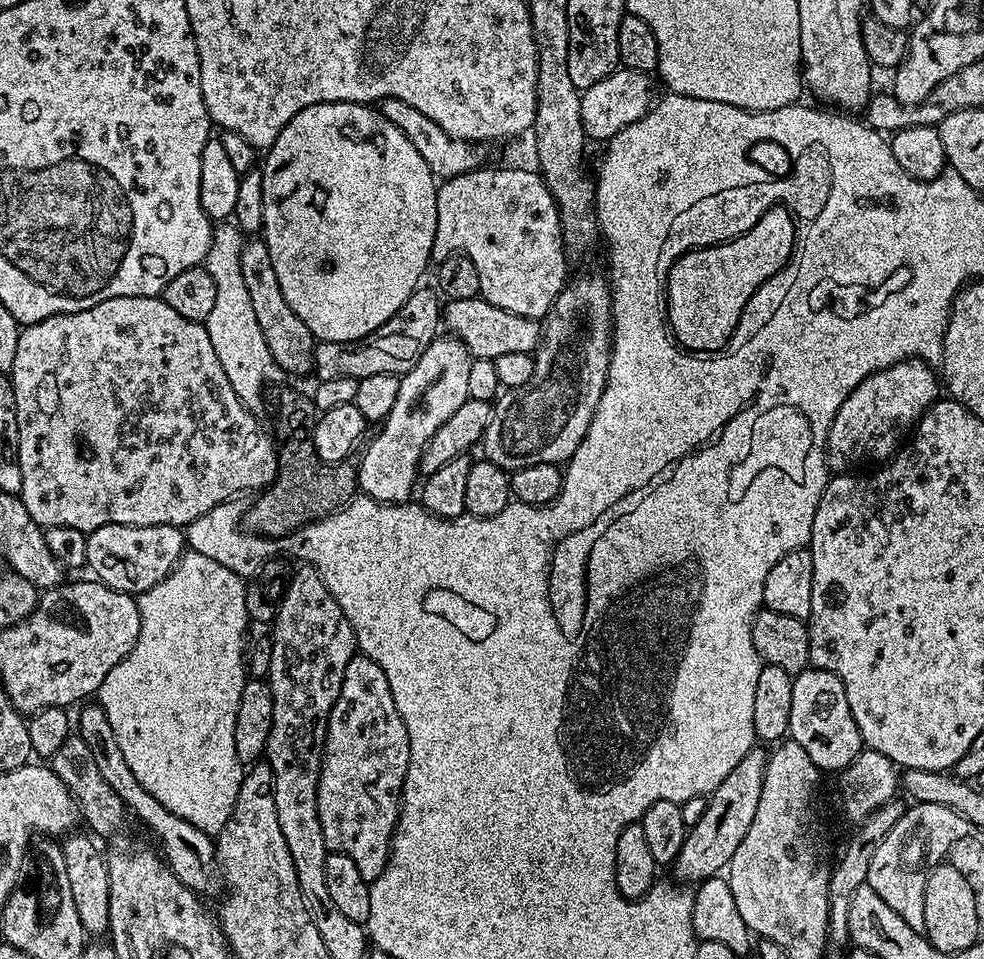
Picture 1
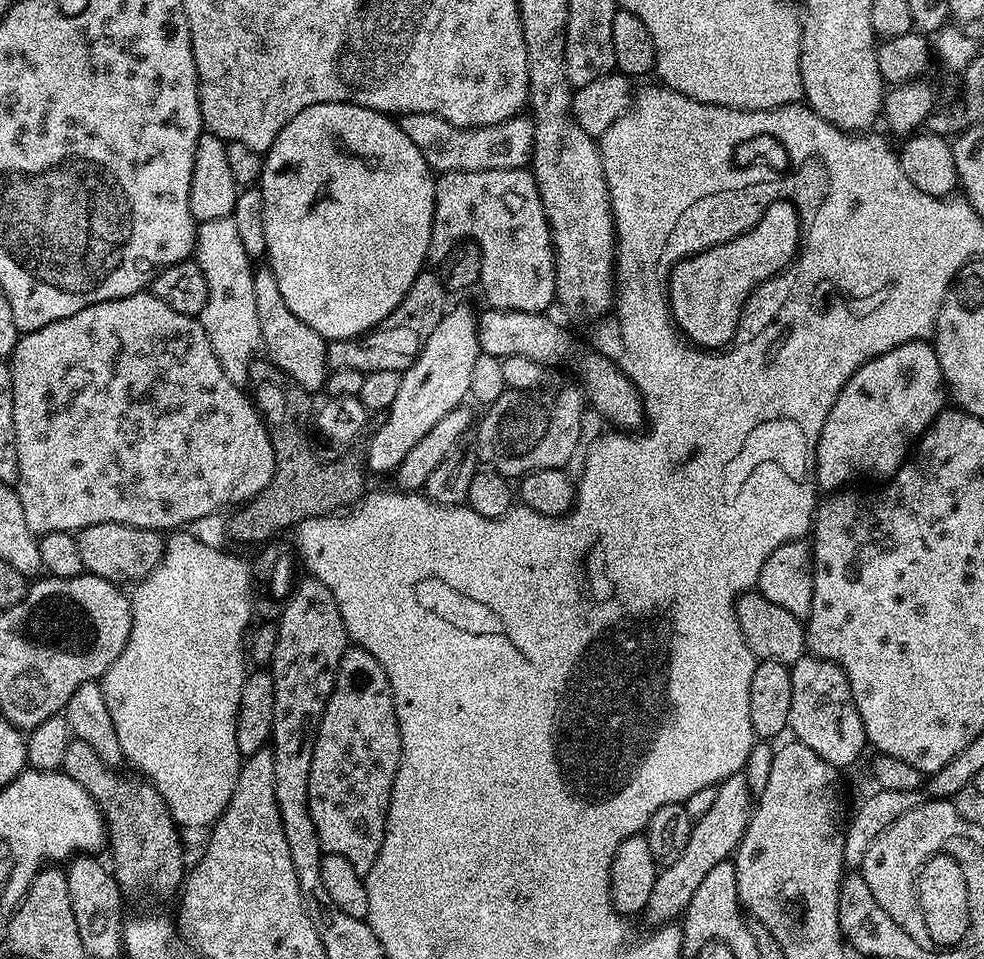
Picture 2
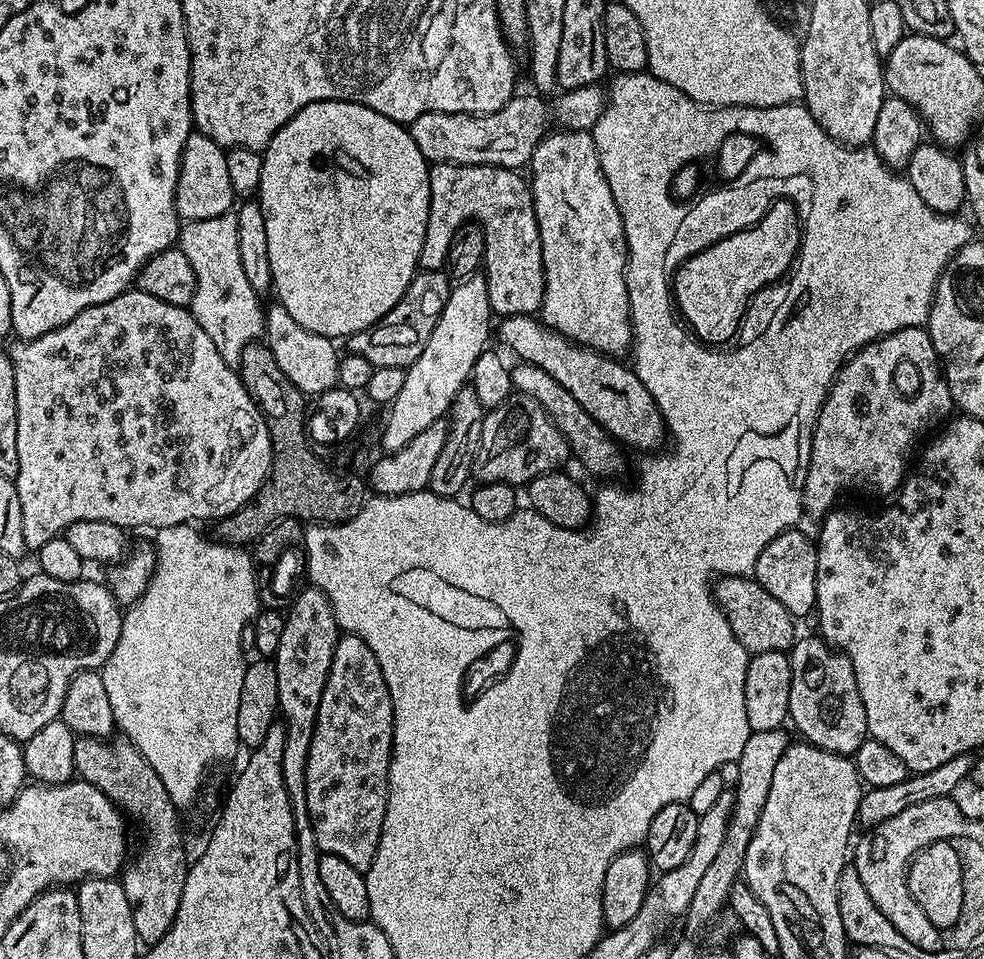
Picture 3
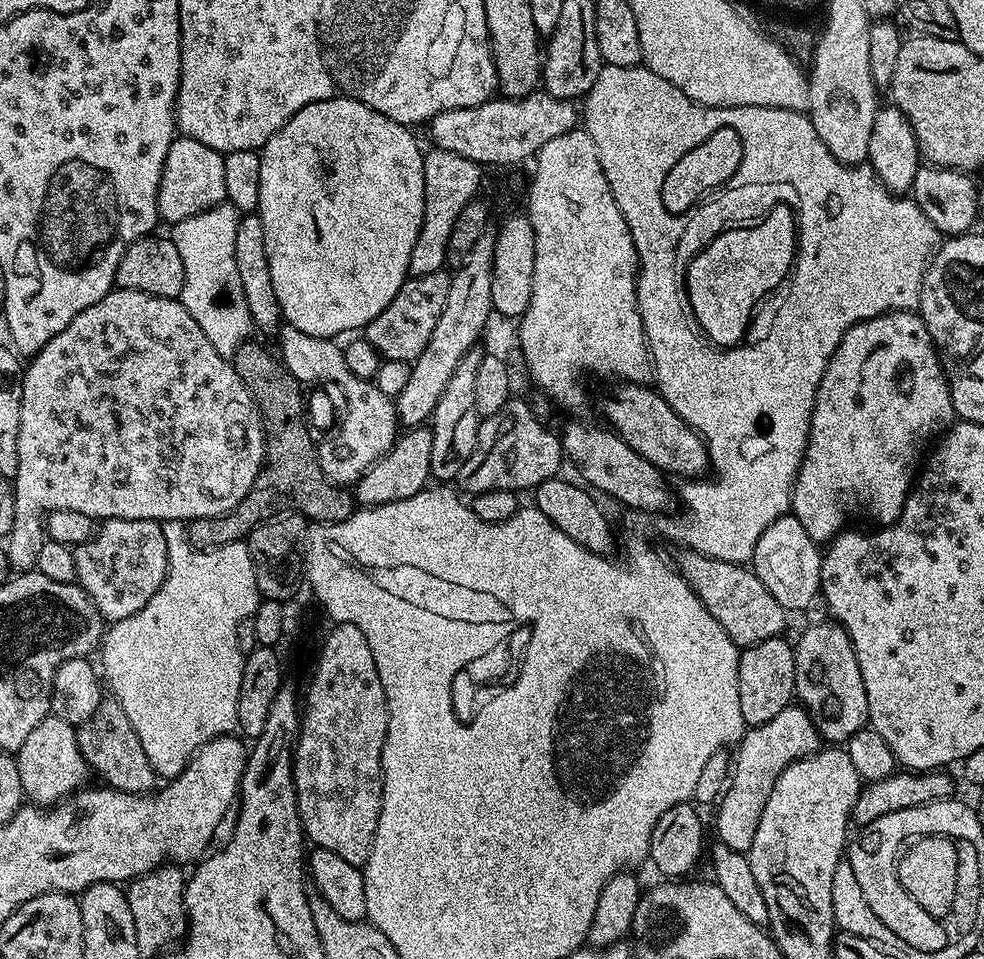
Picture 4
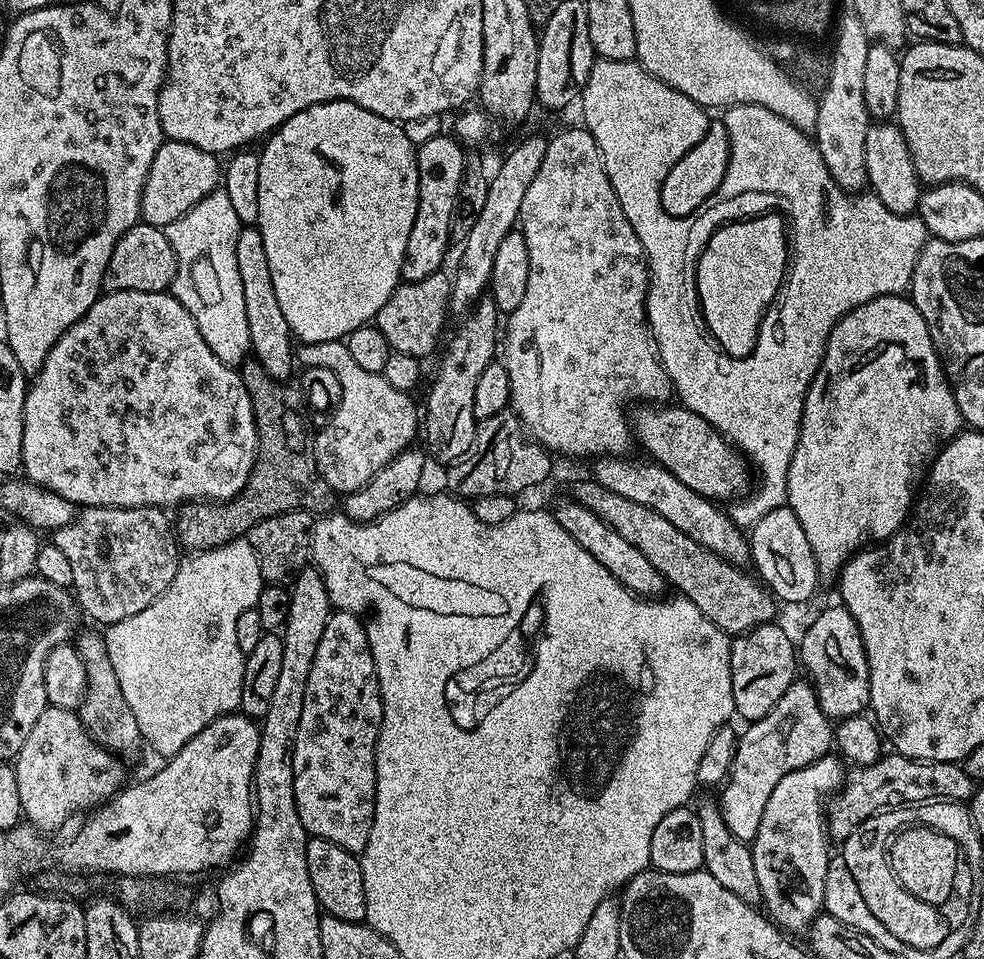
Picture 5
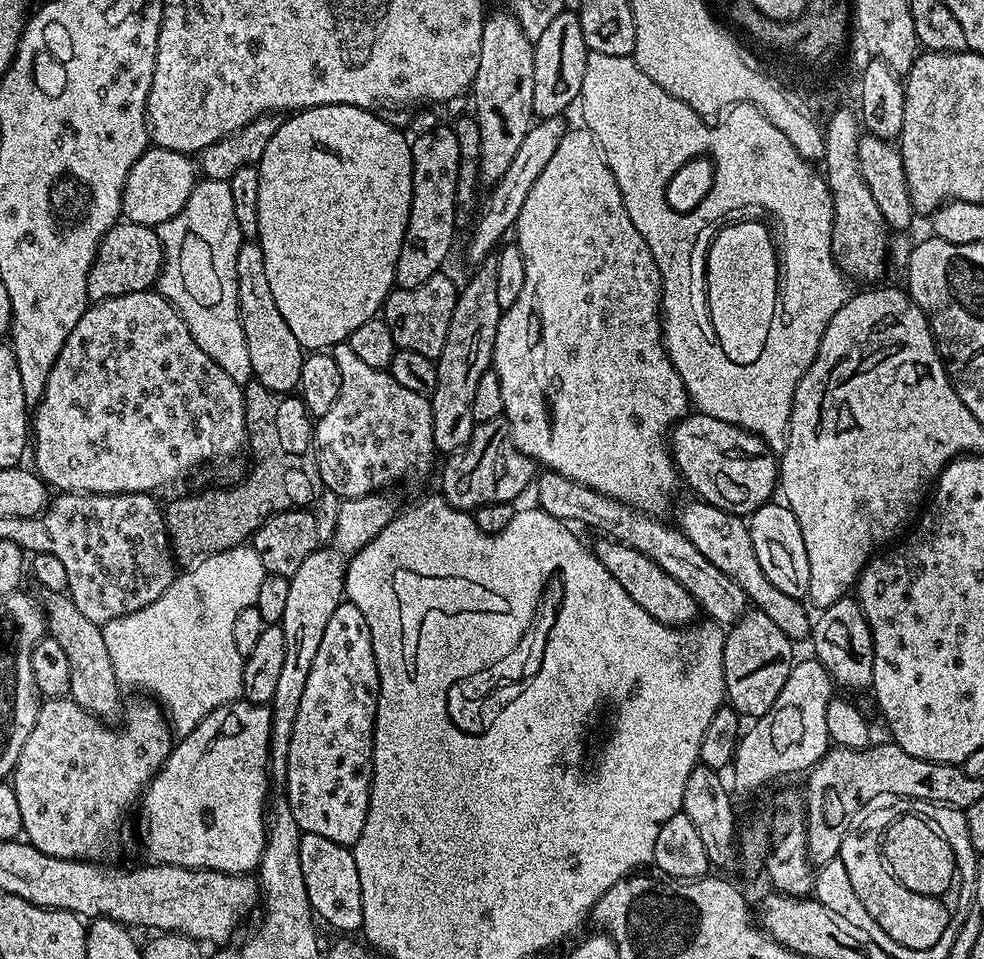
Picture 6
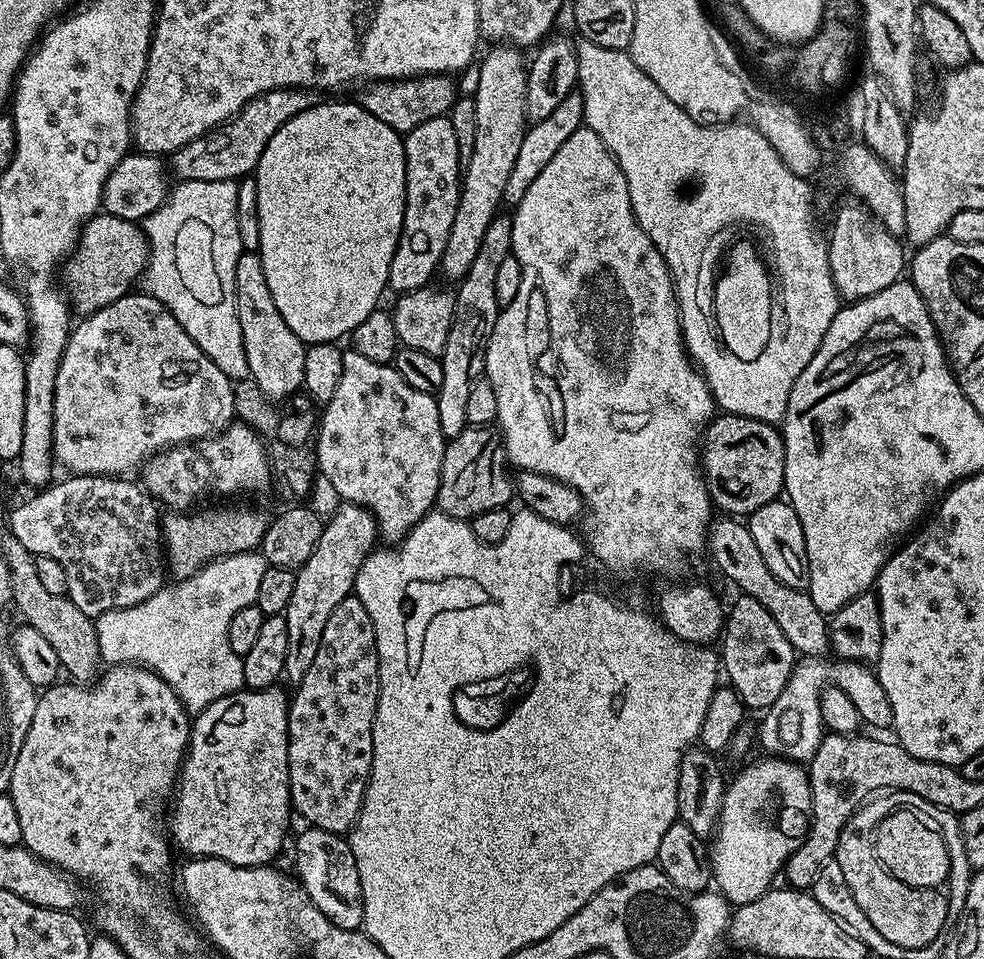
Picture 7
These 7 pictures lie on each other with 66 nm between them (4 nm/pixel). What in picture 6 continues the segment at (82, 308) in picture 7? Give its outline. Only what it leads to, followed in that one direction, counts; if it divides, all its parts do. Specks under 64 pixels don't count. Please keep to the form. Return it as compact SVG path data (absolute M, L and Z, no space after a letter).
M117 222L100 240L88 275L88 299L99 302L131 292L147 292L159 281L163 267L164 251L156 228Z

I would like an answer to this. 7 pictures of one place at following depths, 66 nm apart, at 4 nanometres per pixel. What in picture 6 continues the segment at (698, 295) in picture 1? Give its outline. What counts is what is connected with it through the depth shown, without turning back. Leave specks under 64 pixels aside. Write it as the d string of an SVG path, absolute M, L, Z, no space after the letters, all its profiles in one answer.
M740 220L737 224L725 223L719 233L713 235L711 244L707 245L706 266L704 267L704 281L708 287L708 313L714 326L714 334L726 350L726 354L734 362L745 363L743 352L747 348L755 349L758 342L763 342L766 334L770 334L770 322L774 322L776 309L776 294L780 291L780 262L778 259L778 244L768 233L764 224L756 220Z

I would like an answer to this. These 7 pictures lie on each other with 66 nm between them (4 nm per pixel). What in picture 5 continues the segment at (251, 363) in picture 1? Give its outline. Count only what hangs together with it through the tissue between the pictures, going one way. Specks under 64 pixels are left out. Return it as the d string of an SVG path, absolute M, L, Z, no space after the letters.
M215 190L166 229L176 259L176 273L170 291L178 302L182 302L182 306L186 306L186 310L190 310L190 318L198 322L198 331L201 332L206 346L210 346L210 350L218 354L223 364L233 366L240 366L244 359L249 359L252 351L250 326L246 322L246 298L242 298L242 278L238 274L238 258L234 255L241 227L230 198L226 198L224 191Z

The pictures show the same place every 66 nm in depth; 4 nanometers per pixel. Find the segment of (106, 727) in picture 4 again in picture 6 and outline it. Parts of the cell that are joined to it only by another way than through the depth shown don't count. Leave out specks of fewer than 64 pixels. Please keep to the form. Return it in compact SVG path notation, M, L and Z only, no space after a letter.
M50 592L43 598L45 600L42 600L42 607L47 635L53 636L58 642L58 646L62 646L62 651L66 654L66 662L70 662L70 699L82 706L86 712L98 720L105 722L119 721L122 716L122 704L120 708L120 692L122 693L122 688L121 685L116 683L114 666L110 663L110 653L106 651L106 638L104 637L103 627L90 622L90 618L86 618L86 614L82 614L82 610L78 610L76 601L65 593Z

